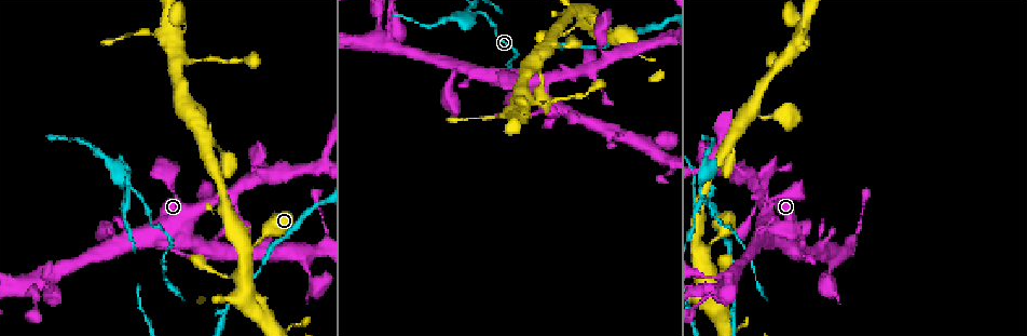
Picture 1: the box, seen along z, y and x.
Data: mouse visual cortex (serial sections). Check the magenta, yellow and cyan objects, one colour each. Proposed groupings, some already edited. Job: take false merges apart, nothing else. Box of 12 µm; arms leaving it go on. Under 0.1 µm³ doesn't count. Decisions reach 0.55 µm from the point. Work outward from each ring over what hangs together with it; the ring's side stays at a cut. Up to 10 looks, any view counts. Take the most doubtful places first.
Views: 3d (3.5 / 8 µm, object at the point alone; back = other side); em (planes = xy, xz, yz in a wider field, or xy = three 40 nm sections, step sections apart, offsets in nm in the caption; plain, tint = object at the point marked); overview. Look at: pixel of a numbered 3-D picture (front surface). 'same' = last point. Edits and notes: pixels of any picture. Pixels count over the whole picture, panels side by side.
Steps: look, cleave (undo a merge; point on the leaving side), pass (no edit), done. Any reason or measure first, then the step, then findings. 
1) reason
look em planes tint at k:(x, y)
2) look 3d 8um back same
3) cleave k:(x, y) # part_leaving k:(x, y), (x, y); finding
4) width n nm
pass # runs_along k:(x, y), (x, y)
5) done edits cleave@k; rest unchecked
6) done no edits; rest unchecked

thin neck
look 3d 3.5um at 1:(474, 17)

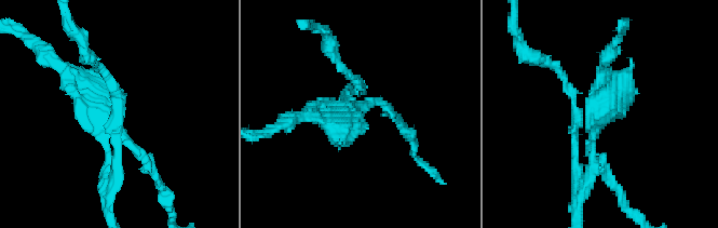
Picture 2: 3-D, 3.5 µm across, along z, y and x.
look em xy step 3 tint at 2:(595, 128)

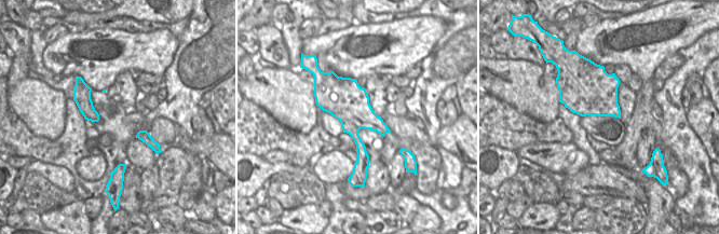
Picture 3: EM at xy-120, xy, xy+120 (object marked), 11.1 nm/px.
cleave 2:(119, 172) # border 3:(358, 135), (353, 139); two cells meet here

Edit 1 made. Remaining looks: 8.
narrows sharply
look 3d 3.5um at 1:(544, 103)

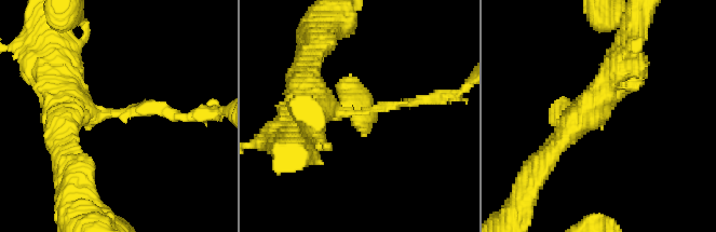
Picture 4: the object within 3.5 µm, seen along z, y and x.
look em planes tint at 4:(361, 110)

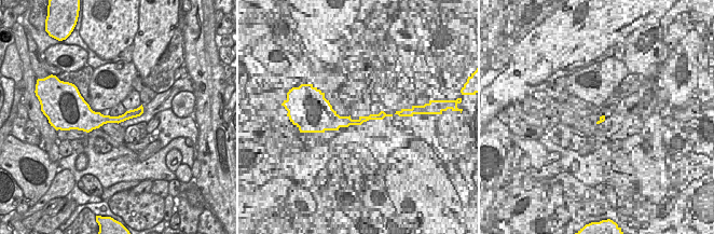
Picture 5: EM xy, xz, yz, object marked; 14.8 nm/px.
pass # runs_along 5:(140, 110), (120, 119), (82, 116); continuous, no second cell

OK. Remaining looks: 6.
small branch off a trunk
look 3d 3.5um at 1:(379, 34)

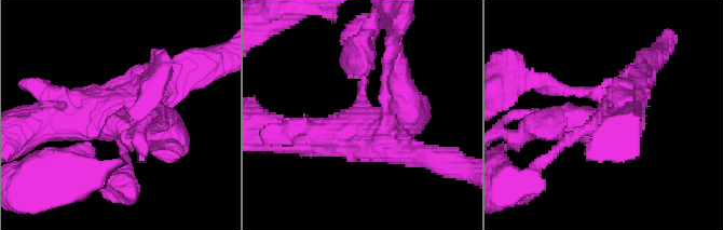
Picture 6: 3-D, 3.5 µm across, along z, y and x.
need the tissue
look em xy step 2 tint at 6:(360, 119)

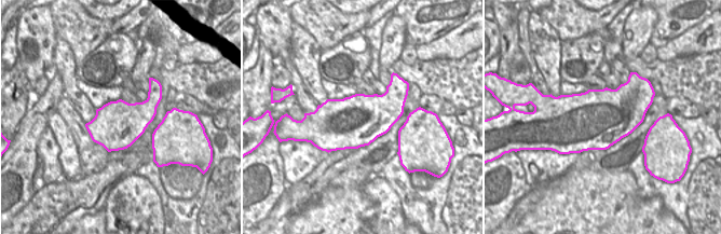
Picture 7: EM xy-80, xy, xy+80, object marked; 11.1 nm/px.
width 600 nm
pass # runs_along 6:(181, 68), (122, 114), (62, 121); one cell here

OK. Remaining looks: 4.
abrupt turn
look 3d 3.5um at 1:(764, 187)

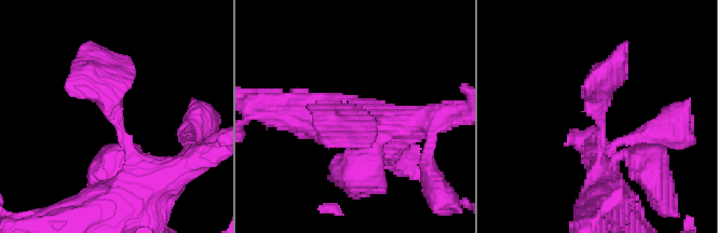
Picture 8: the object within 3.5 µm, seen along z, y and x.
arm_widths 200, 350 nm; shape alone is not enough
look em xy step 5 tint at 8:(112, 111)

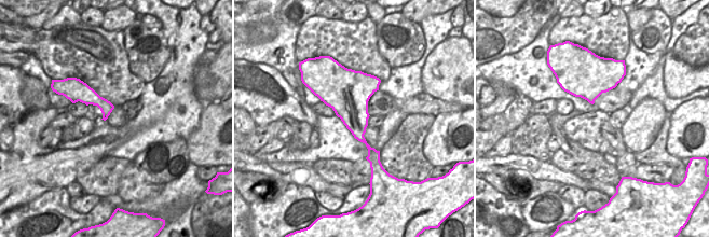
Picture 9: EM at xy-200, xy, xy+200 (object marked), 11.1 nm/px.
another direction
look em xy step 3 tint same

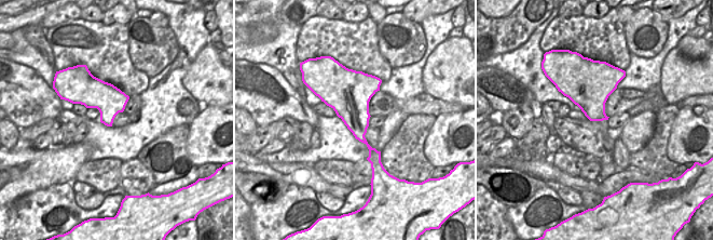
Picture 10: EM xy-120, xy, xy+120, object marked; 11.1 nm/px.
width 440 nm
pass # runs_along 8:(145, 165), (127, 149), (89, 53); continuous, no second cell

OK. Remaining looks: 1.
done edits cleave@2; rest unchecked

